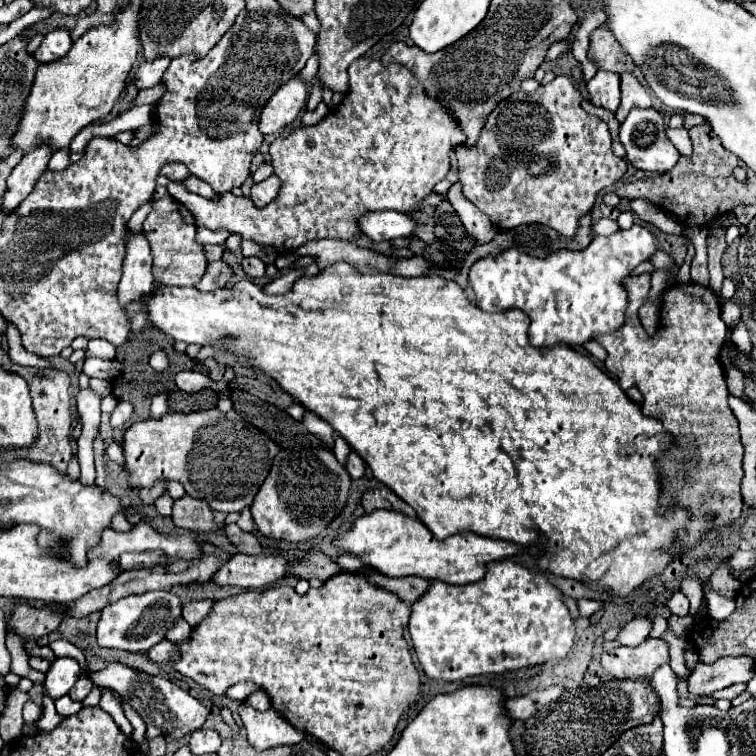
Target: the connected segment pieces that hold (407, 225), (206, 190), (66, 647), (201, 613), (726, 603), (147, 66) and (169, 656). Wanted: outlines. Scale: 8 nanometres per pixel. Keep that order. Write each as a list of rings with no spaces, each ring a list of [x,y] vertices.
[[[368,212],[356,218],[358,230],[372,242],[386,242],[392,238],[406,238],[414,232],[416,222],[402,212]]]
[[[188,176],[184,182],[182,182],[190,192],[194,192],[194,194],[200,194],[200,196],[204,196],[204,198],[210,198],[210,200],[216,200],[218,198],[218,192],[214,192],[204,180],[200,180],[200,178],[194,178],[194,176]]]
[[[59,639],[52,642],[49,647],[54,651],[55,655],[60,657],[71,657],[76,659],[83,671],[88,671],[86,658],[79,648],[76,648],[72,643],[64,639]]]
[[[196,600],[196,602],[188,602],[182,608],[182,616],[190,622],[190,626],[196,626],[200,620],[206,618],[206,614],[210,612],[212,602],[210,600]]]
[[[703,583],[703,591],[706,602],[708,602],[708,614],[716,620],[728,618],[728,614],[734,610],[734,598],[730,598],[726,594],[720,594],[712,588],[707,588],[705,583]]]
[[[168,56],[156,58],[152,62],[140,62],[138,68],[136,68],[136,72],[134,72],[134,84],[138,88],[152,88],[152,86],[160,84],[162,74],[168,68],[168,64],[170,64]]]
[[[168,640],[158,642],[156,646],[152,646],[152,650],[148,650],[148,658],[150,658],[152,662],[158,662],[158,664],[164,664],[166,668],[170,668],[168,660],[172,662],[172,660],[176,658],[176,654],[174,654],[174,644],[168,642]]]

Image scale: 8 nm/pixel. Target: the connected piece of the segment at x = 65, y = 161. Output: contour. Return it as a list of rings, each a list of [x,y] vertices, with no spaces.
[[[67,149],[58,150],[54,153],[49,161],[48,167],[51,171],[62,171],[66,169],[70,164],[69,154],[66,152]]]

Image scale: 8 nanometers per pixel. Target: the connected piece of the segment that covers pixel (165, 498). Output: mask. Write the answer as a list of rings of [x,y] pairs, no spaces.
[[[162,494],[162,496],[154,502],[154,506],[156,506],[156,510],[158,510],[158,514],[160,514],[162,518],[170,518],[170,516],[172,516],[172,498],[170,498],[168,494]]]

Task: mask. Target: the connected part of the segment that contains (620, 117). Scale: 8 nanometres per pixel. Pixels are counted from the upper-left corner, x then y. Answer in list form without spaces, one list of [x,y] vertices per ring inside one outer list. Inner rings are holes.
[[[632,72],[620,74],[620,86],[622,86],[622,102],[616,112],[616,120],[624,122],[628,112],[634,106],[646,106],[650,102],[650,96],[648,96],[648,90],[638,82],[638,78]]]

